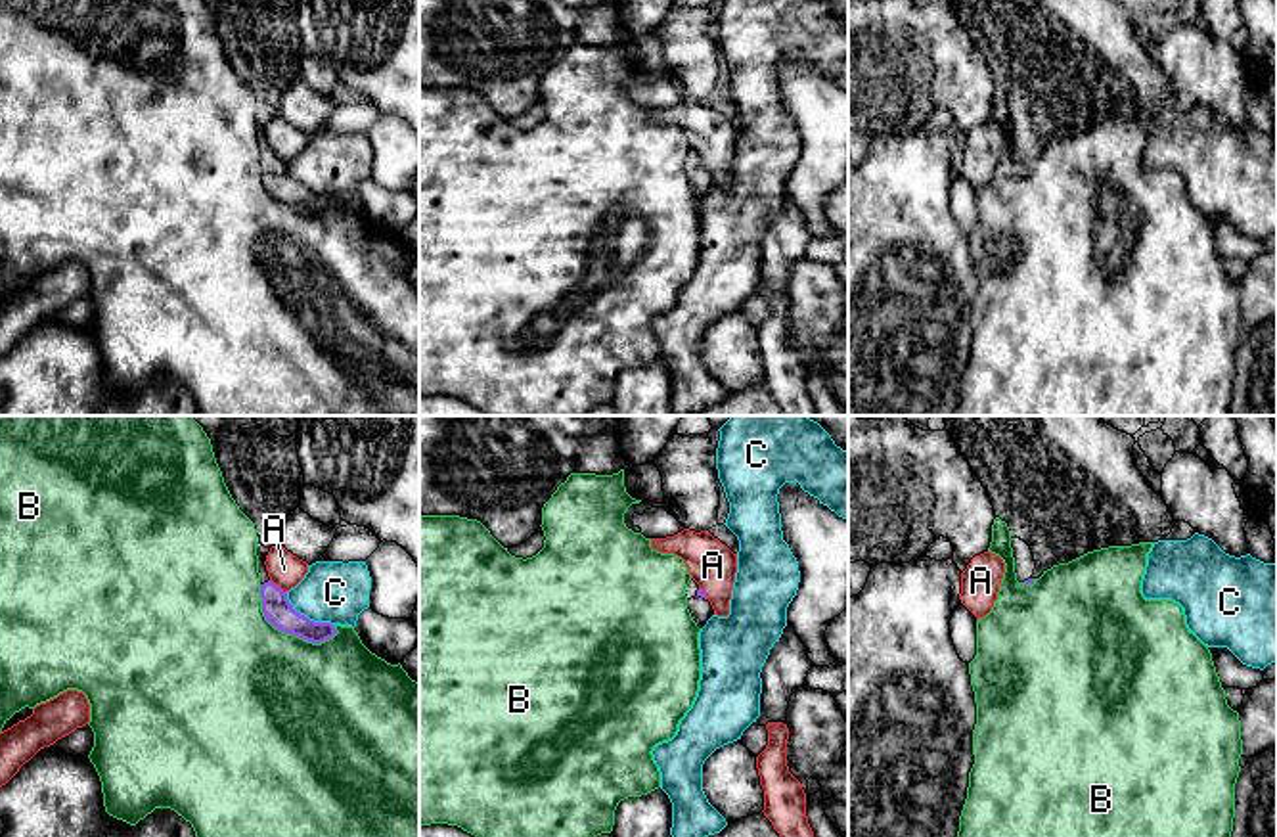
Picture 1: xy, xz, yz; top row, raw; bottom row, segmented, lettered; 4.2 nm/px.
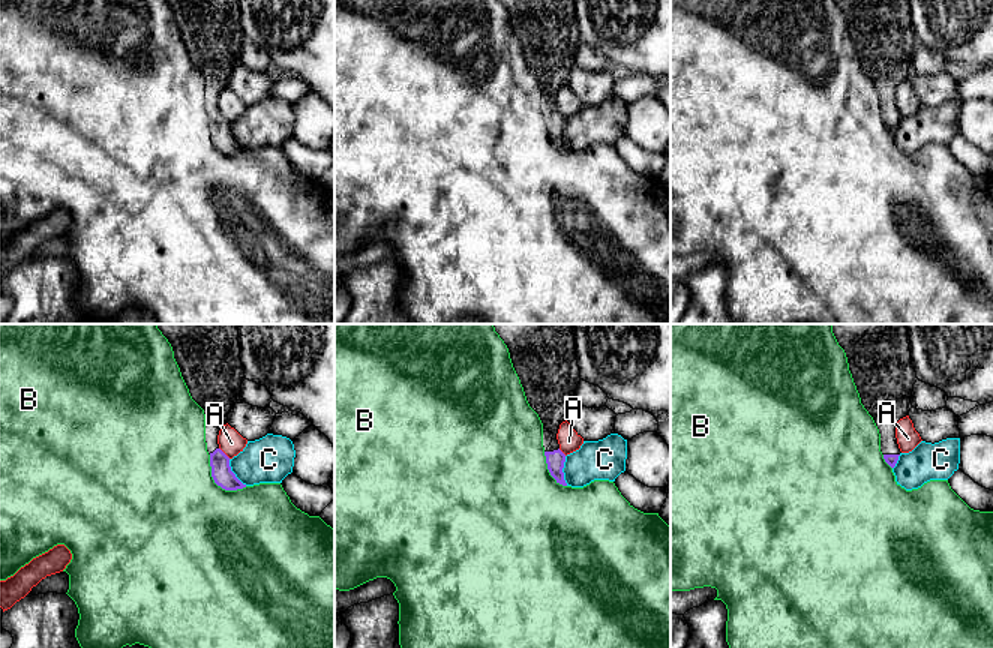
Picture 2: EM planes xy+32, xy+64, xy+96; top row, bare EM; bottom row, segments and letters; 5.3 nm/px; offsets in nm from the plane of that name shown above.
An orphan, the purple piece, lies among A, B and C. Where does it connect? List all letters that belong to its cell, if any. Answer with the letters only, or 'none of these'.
none of these

